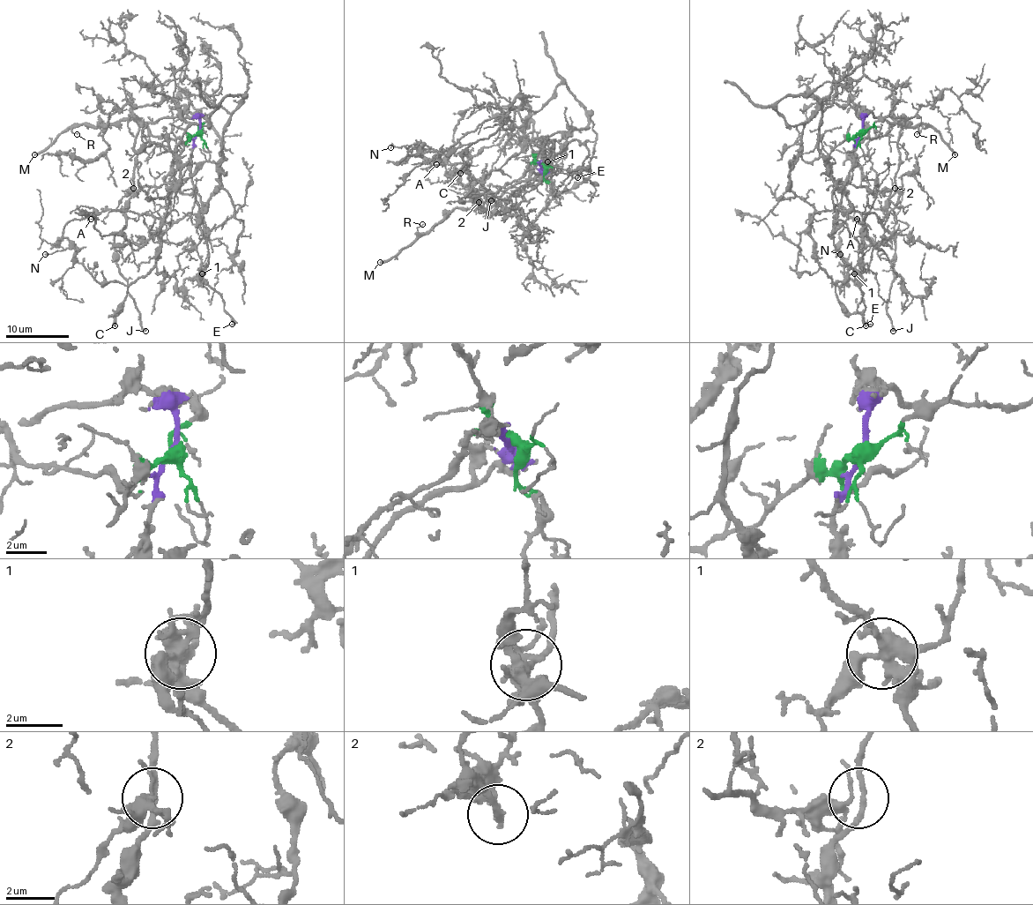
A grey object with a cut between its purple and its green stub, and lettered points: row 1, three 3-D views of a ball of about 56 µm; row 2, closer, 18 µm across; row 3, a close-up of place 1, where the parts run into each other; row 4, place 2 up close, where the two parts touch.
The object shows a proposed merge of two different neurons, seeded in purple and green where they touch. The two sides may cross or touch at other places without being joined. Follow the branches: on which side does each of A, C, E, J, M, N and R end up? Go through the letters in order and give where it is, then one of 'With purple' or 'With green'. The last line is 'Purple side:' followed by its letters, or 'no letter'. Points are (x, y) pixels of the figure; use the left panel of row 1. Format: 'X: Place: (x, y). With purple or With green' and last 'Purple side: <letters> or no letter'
A: Place: (91, 219). With green
C: Place: (115, 325). With green
E: Place: (232, 324). With purple
J: Place: (145, 331). With purple
M: Place: (34, 154). With purple
N: Place: (45, 254). With green
R: Place: (77, 134). With purple
Purple side: E, J, M, R

